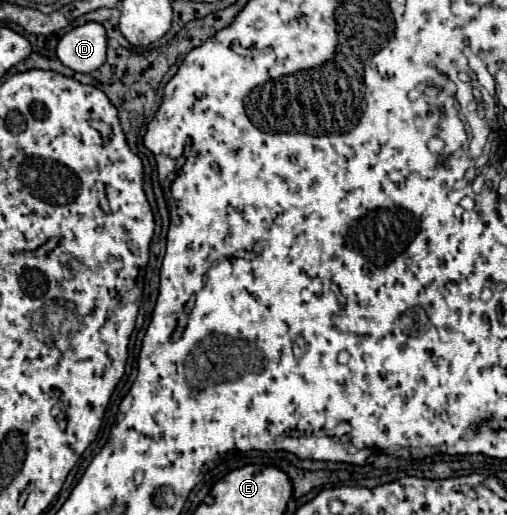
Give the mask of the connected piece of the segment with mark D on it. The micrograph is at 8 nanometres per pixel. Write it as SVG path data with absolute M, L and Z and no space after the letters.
M87 22L83 26L67 32L57 44L57 58L73 72L89 74L105 62L107 34L97 22Z

